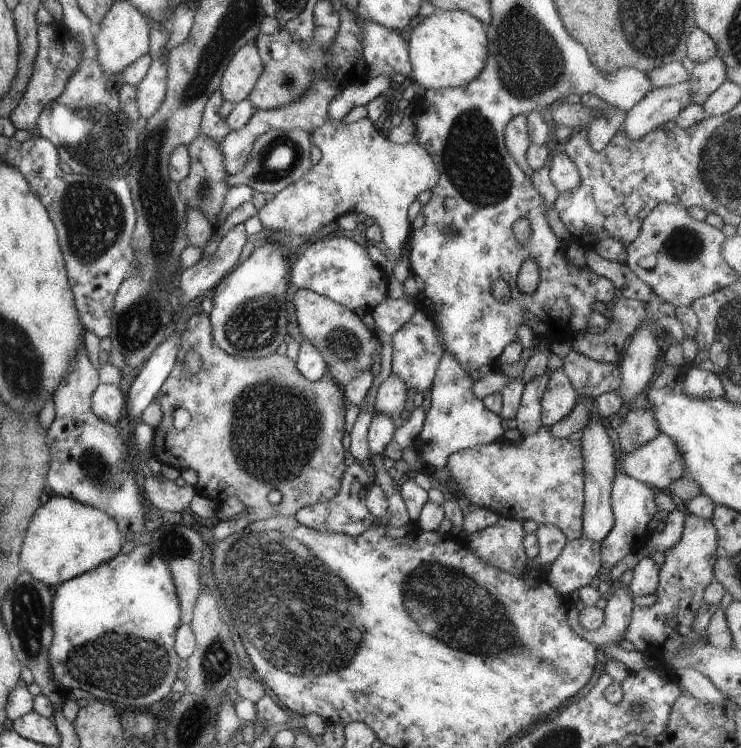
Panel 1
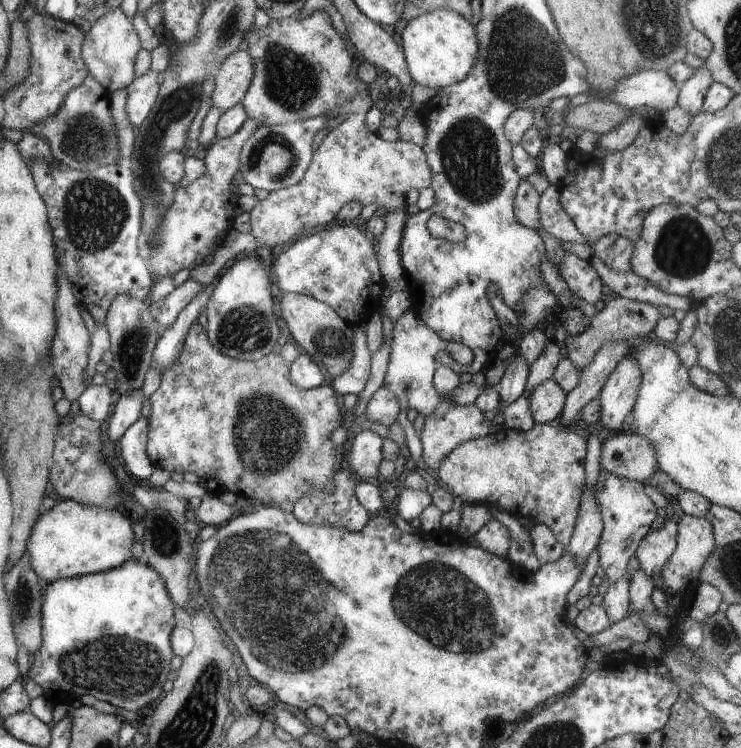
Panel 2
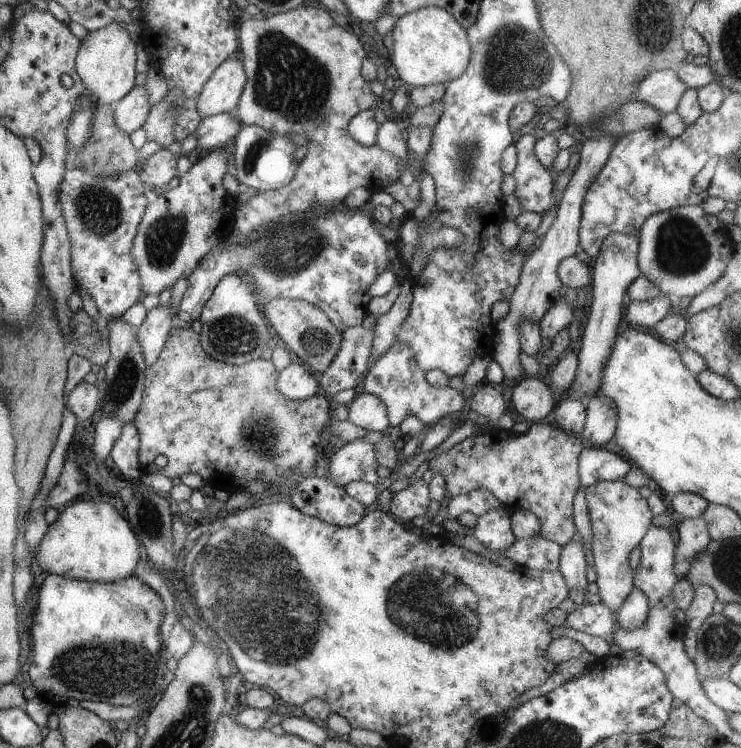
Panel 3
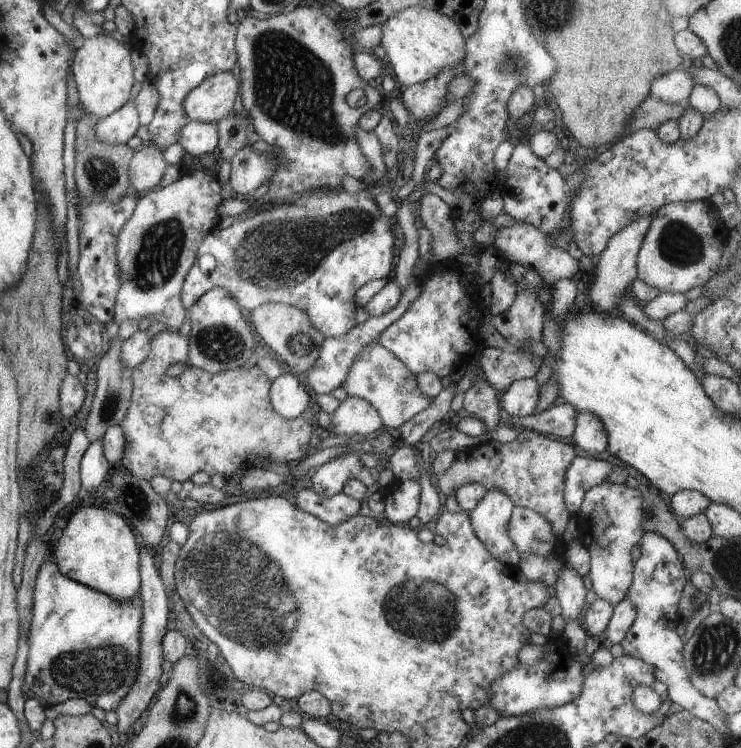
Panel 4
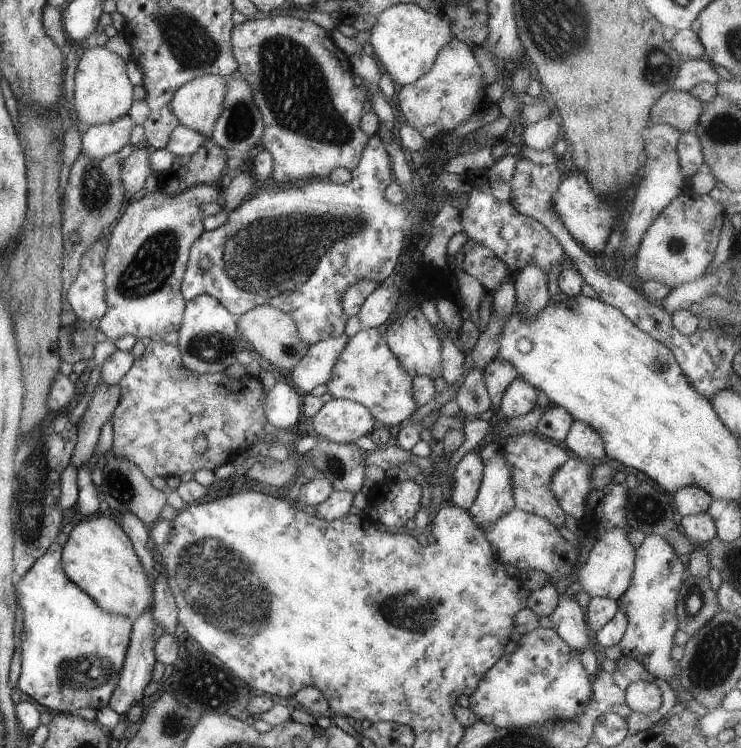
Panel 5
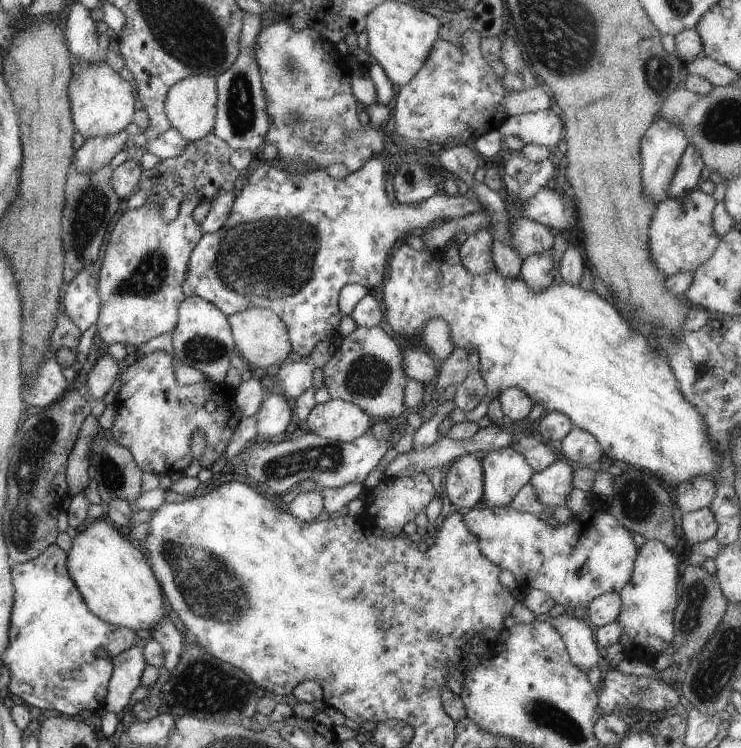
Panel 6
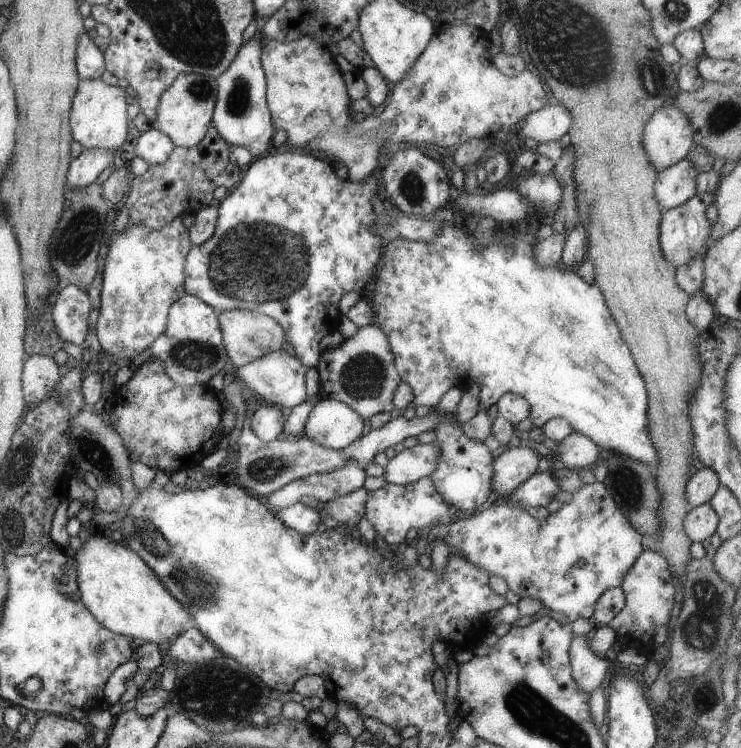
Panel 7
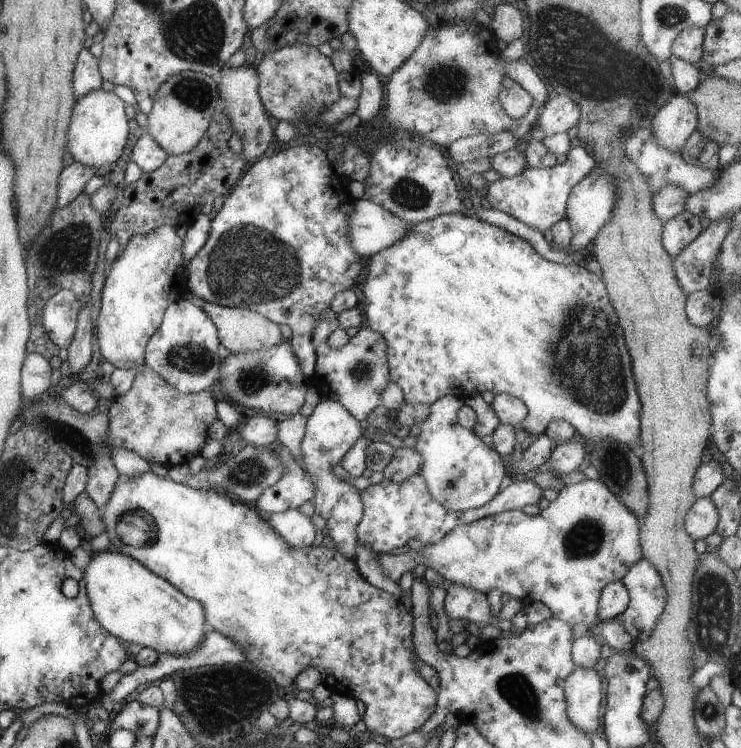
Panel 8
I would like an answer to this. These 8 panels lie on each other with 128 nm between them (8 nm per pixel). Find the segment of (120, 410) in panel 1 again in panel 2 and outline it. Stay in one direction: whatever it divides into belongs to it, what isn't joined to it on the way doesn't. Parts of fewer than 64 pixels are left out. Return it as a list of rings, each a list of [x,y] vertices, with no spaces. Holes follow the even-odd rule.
[[[89,385],[77,398],[79,411],[83,416],[102,423],[111,414],[114,400],[108,386]]]

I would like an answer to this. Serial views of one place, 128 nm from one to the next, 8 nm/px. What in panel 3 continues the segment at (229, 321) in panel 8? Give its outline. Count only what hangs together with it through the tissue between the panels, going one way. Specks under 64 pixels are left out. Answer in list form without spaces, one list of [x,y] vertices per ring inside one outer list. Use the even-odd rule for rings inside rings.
[[[277,298],[260,307],[260,310],[271,328],[274,339],[280,339],[289,350],[293,352],[299,360],[311,371],[317,375],[333,360],[333,356],[339,350],[339,330],[333,328],[333,324],[325,318],[321,310],[315,306],[307,304],[301,300],[291,300],[287,298]]]

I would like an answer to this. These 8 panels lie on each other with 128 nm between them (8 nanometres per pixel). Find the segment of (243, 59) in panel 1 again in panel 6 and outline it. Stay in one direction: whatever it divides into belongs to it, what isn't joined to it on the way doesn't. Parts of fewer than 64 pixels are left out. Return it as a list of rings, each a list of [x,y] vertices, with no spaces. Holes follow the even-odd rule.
[[[191,75],[172,84],[166,92],[164,111],[170,126],[189,143],[211,132],[216,113],[216,77]]]

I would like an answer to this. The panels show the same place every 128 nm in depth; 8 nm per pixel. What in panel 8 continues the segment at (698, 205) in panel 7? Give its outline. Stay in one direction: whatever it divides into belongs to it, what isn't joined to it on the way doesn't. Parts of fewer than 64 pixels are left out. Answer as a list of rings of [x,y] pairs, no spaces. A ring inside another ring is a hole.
[[[683,210],[662,224],[660,242],[667,254],[673,258],[701,232],[700,218]]]

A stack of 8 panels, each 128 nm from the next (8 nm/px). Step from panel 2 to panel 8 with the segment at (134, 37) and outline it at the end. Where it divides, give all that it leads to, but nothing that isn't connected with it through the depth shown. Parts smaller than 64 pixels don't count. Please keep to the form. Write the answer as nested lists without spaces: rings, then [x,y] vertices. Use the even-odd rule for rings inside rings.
[[[91,90],[73,104],[65,134],[64,152],[70,154],[73,162],[93,168],[98,173],[105,171],[110,163],[119,159],[127,141],[128,121],[125,117],[126,104],[112,91]]]

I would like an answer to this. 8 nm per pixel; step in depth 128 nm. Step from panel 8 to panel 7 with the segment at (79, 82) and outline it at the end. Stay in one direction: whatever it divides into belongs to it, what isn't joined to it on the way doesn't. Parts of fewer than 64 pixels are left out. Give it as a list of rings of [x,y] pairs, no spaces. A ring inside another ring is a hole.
[[[83,31],[76,42],[76,73],[78,80],[100,78],[104,71],[104,54],[95,47],[93,39]]]

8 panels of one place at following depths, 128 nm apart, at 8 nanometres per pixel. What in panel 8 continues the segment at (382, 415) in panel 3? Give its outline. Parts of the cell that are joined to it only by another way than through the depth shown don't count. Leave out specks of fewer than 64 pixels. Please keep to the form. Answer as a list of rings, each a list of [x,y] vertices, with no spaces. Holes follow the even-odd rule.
[[[323,397],[313,408],[309,417],[305,419],[303,430],[305,435],[300,444],[301,463],[299,464],[298,457],[295,458],[295,461],[298,467],[309,476],[309,480],[313,482],[313,498],[310,499],[314,506],[313,514],[320,516],[325,521],[324,533],[328,534],[333,540],[335,550],[354,560],[357,541],[355,526],[363,515],[359,491],[337,478],[330,470],[333,466],[339,465],[355,440],[367,431],[364,424],[348,414],[339,402]]]

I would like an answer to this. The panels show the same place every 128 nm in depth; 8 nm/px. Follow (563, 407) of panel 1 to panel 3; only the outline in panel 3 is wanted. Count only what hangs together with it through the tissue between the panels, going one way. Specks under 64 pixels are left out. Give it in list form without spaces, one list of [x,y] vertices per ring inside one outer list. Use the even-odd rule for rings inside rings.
[[[523,378],[511,388],[510,403],[519,419],[531,424],[543,420],[553,410],[557,399],[551,389],[537,378]]]

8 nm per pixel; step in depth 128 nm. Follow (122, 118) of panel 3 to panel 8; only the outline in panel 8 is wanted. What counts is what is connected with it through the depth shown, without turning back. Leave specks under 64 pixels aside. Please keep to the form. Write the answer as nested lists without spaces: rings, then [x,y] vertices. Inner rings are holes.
[[[73,162],[70,166],[65,166],[59,176],[57,176],[57,188],[55,188],[55,208],[63,208],[72,202],[83,190],[85,182],[94,176],[96,170],[81,166]]]

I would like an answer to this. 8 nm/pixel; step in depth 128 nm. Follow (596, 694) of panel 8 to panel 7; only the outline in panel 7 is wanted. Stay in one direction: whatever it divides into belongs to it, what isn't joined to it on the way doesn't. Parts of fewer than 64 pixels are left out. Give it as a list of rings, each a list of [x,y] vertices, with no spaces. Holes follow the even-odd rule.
[[[573,635],[569,644],[569,659],[571,678],[583,694],[590,696],[590,692],[599,688],[608,661],[604,656],[595,656],[589,648],[585,636]]]

